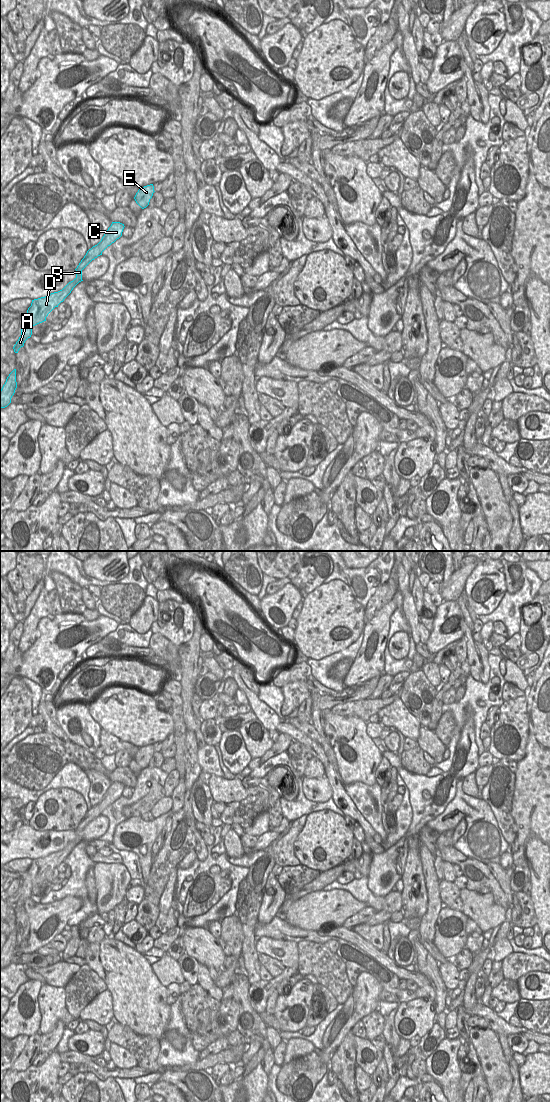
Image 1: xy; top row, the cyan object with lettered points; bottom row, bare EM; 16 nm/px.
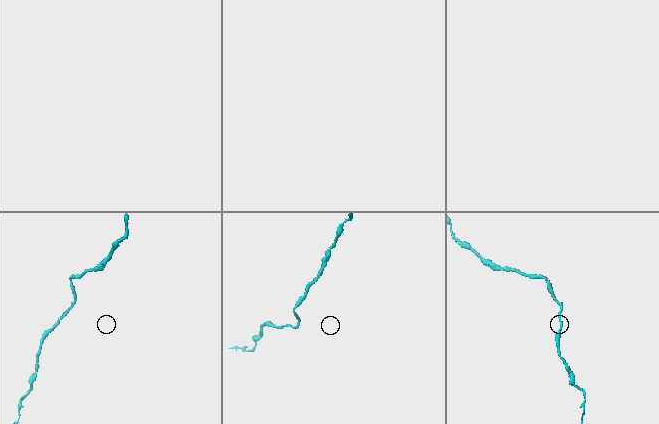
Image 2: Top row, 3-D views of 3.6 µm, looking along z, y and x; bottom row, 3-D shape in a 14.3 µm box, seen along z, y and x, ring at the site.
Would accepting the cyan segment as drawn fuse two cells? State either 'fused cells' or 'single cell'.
single cell

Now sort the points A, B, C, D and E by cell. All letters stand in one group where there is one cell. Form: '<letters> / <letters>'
A B C D E

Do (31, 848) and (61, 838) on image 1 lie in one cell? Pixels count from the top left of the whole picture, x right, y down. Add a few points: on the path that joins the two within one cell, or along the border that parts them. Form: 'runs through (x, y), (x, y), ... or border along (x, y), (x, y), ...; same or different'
runs through (38, 848), (44, 848), (54, 841); same

